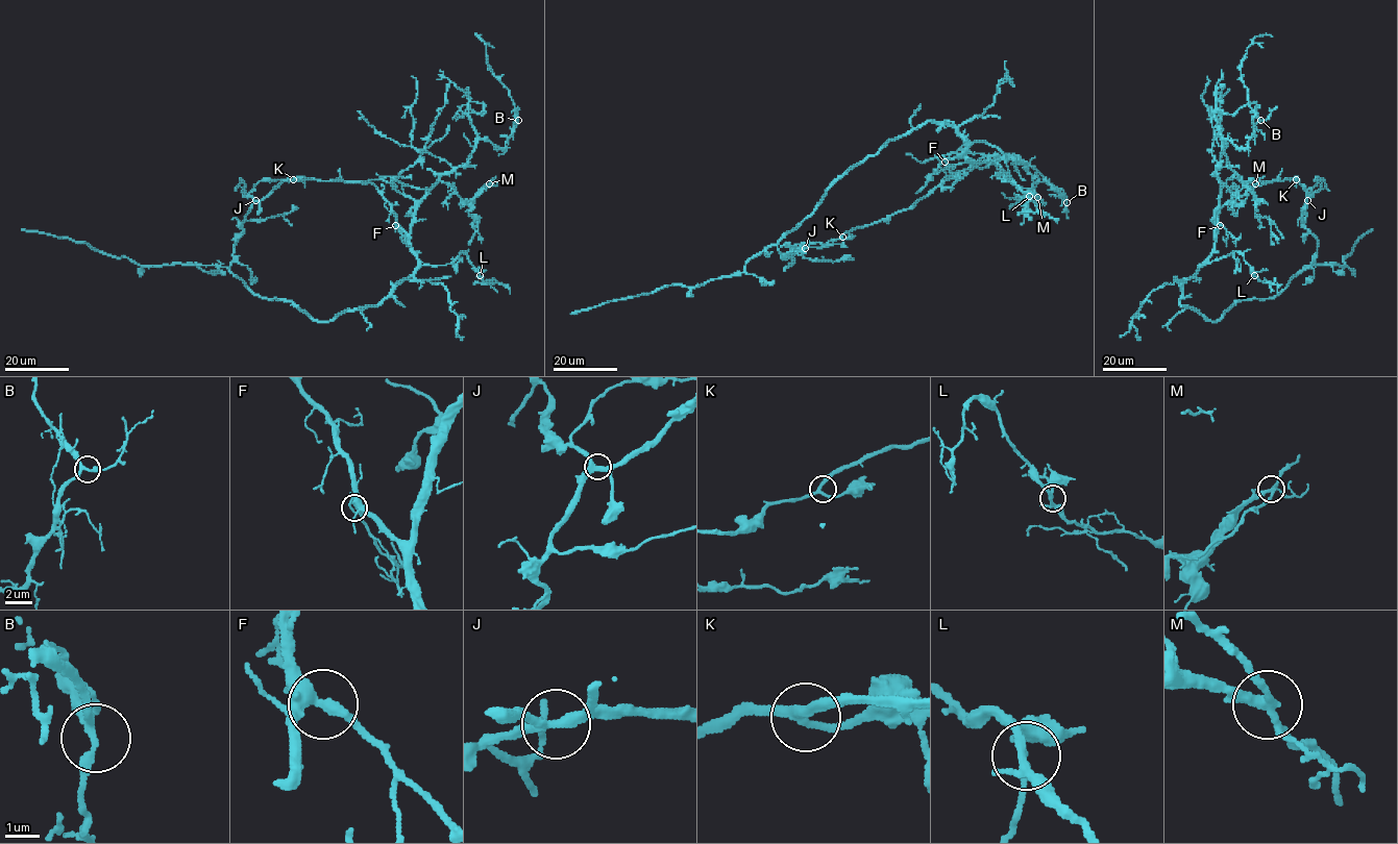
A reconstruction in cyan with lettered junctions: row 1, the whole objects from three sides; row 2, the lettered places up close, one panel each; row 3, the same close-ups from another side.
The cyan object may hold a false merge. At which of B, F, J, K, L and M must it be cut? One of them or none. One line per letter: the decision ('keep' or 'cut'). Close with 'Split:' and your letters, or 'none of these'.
B: keep
F: keep
J: keep
K: keep
L: keep
M: cut
Split: M

